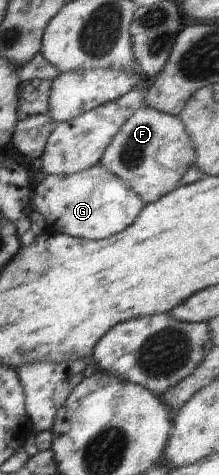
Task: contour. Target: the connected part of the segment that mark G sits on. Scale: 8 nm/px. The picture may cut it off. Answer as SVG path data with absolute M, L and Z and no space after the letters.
M100 164L70 175L52 174L33 186L33 209L44 217L48 233L68 234L73 238L101 240L132 225L146 205L132 188Z

